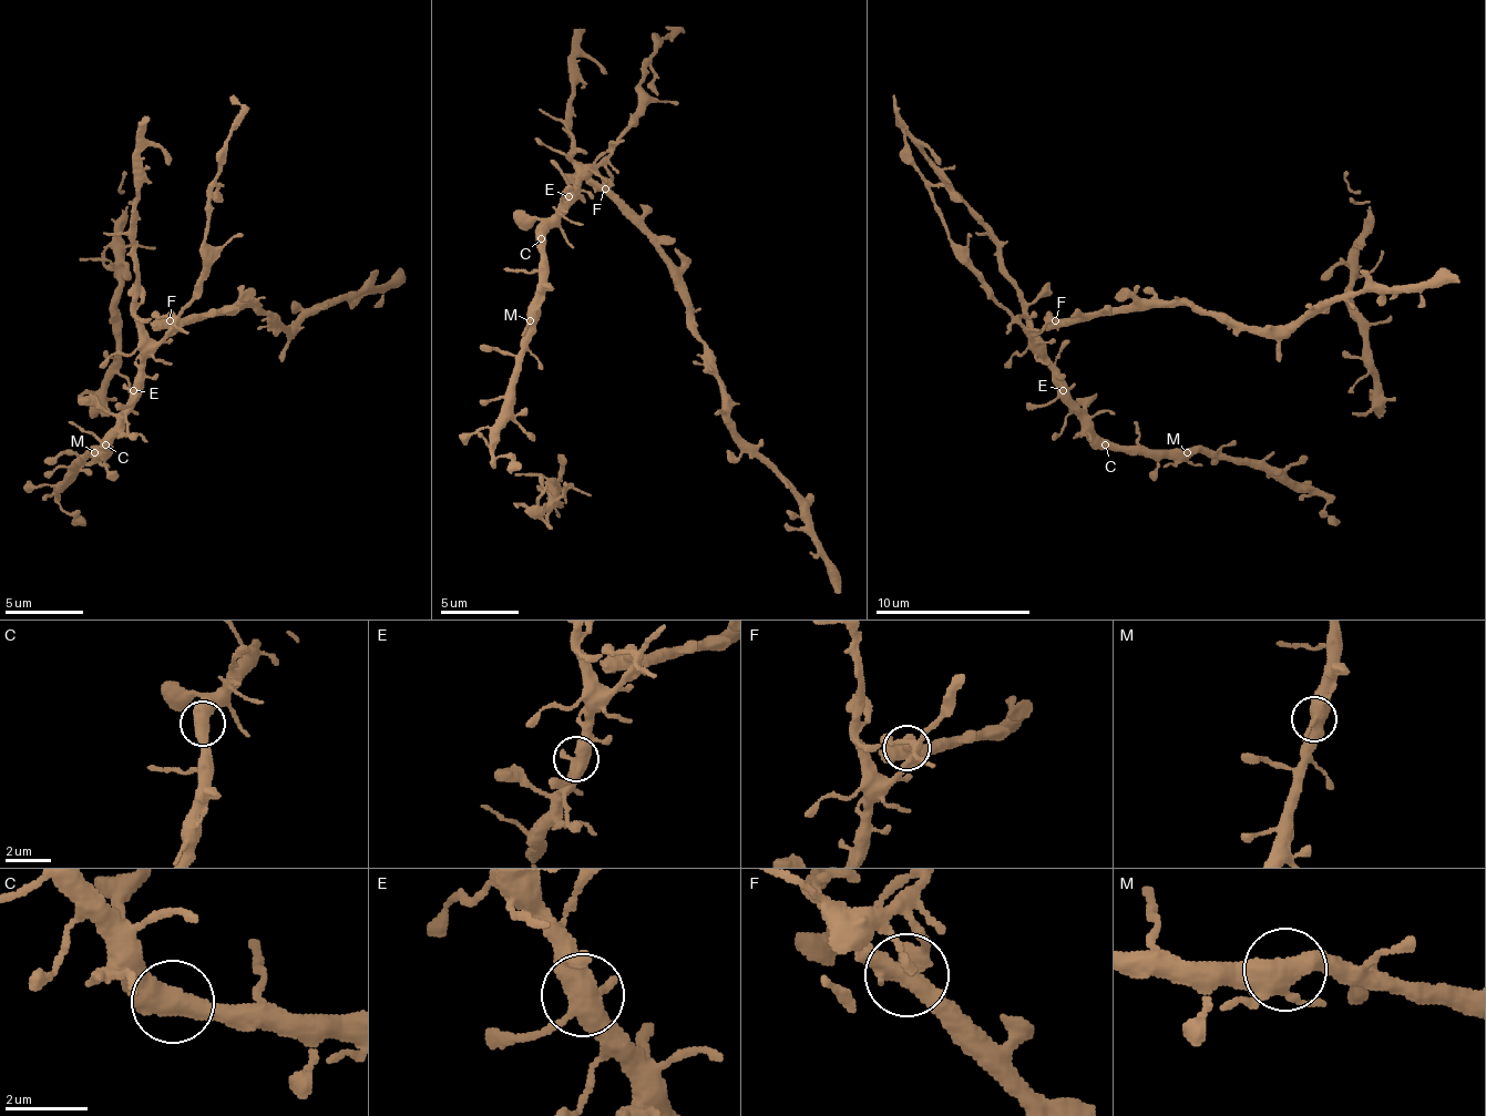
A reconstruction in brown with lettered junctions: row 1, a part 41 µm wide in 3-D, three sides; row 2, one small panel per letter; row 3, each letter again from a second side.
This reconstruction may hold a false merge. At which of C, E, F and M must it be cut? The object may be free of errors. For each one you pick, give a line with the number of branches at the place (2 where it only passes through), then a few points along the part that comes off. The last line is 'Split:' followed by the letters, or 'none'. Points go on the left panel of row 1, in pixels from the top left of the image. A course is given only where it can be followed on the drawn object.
F: Branches: 3. Course of the part to remove: (168, 319), (215, 316), (250, 304), (282, 327), (289, 327), (331, 300), (367, 293), (390, 280), (406, 280)
Split: F

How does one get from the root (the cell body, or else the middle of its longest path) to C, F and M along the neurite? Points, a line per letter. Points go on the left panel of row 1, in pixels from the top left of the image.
C: (121, 409), (121, 429), (105, 444)
F: (121, 409), (133, 398), (141, 362), (176, 327), (168, 319)
M: (121, 409), (121, 425), (110, 437), (110, 444), (94, 452)

